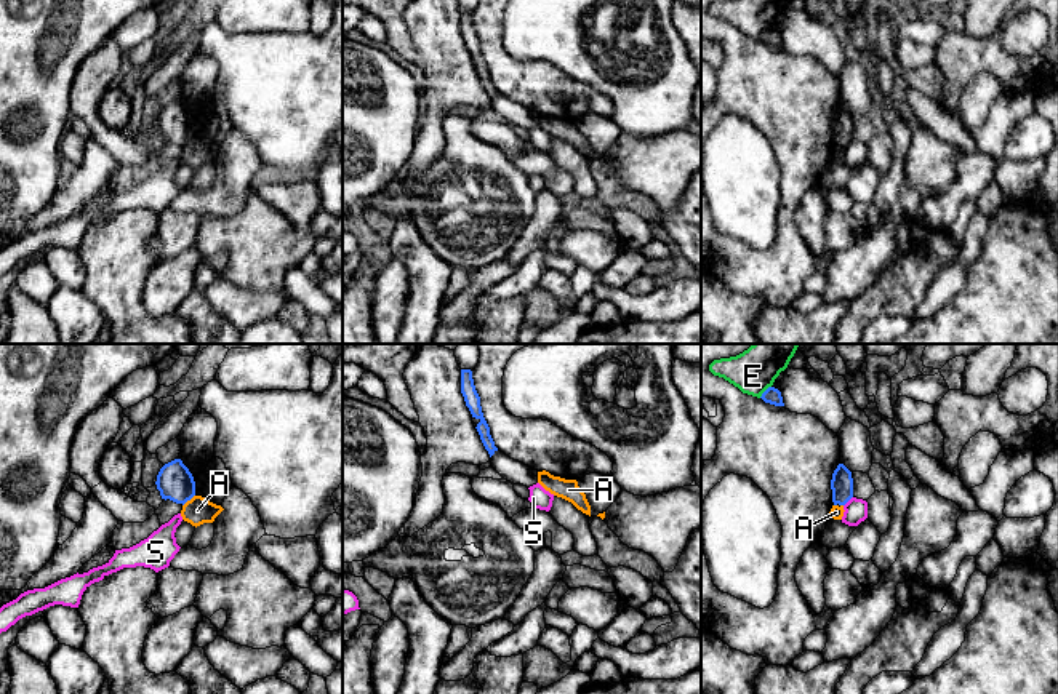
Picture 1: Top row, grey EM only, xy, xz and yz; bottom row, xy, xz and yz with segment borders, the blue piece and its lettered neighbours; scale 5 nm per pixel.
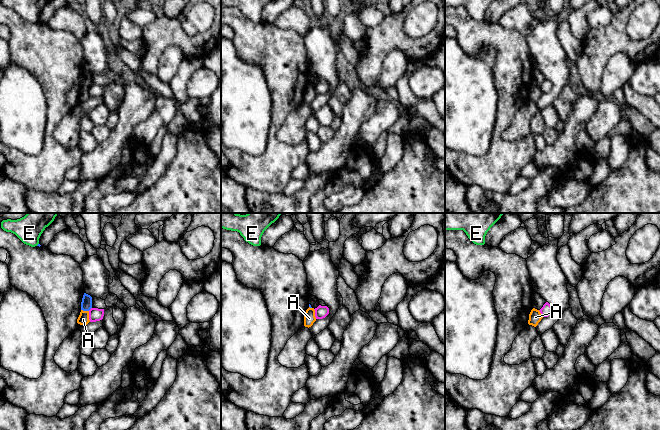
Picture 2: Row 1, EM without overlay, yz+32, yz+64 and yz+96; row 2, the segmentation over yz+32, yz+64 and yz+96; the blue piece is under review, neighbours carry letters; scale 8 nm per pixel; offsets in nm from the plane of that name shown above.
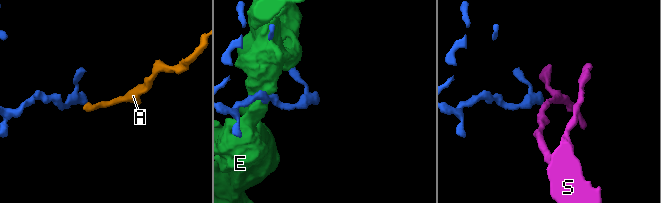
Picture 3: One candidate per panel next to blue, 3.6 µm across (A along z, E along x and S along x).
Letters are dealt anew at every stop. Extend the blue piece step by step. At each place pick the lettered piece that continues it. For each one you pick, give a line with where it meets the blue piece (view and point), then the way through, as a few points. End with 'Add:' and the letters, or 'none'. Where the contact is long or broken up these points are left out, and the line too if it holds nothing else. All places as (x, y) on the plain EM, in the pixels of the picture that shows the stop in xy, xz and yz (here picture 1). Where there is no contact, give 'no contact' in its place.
Add: none

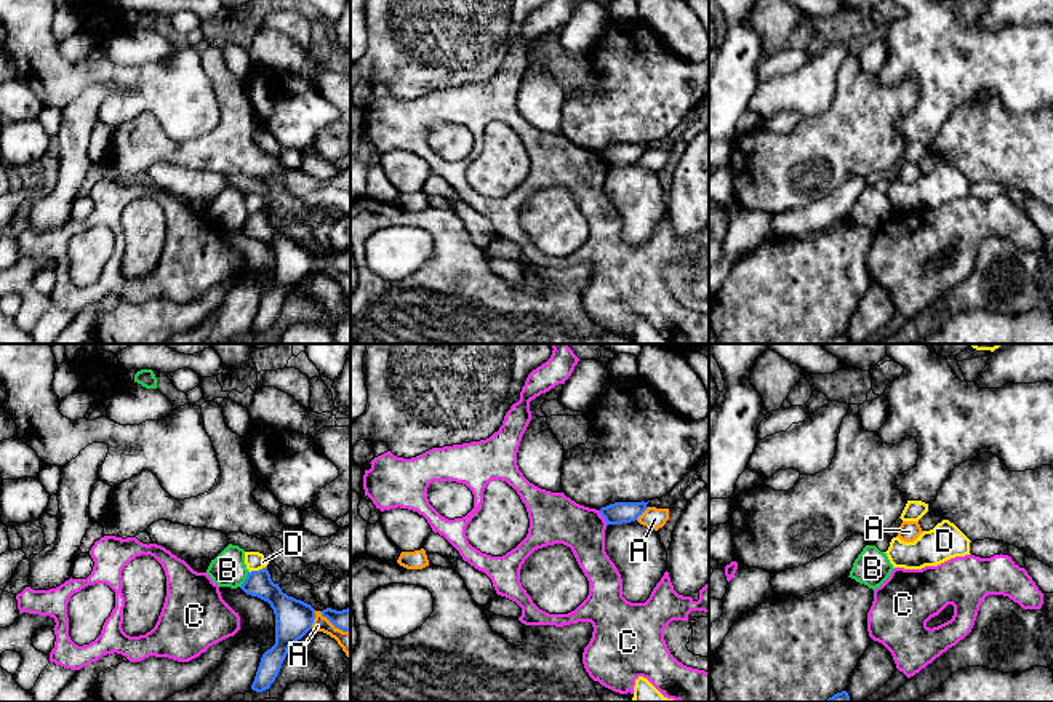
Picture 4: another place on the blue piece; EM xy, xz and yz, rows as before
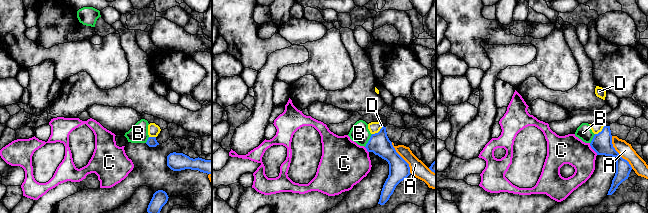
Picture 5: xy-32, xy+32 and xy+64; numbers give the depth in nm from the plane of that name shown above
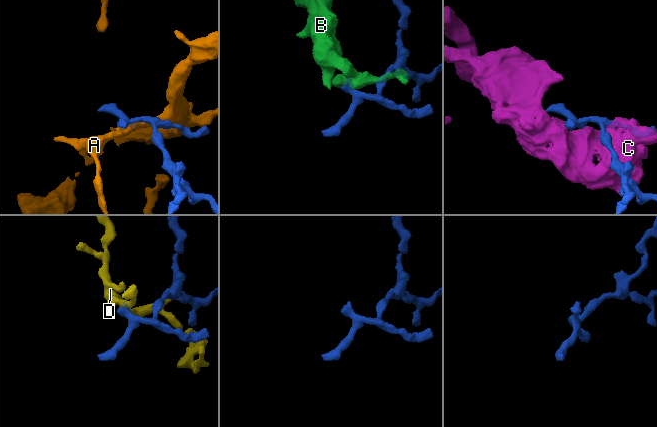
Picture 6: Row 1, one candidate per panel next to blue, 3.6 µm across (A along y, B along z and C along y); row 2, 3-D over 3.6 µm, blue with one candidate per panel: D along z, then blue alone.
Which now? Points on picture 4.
Add: none

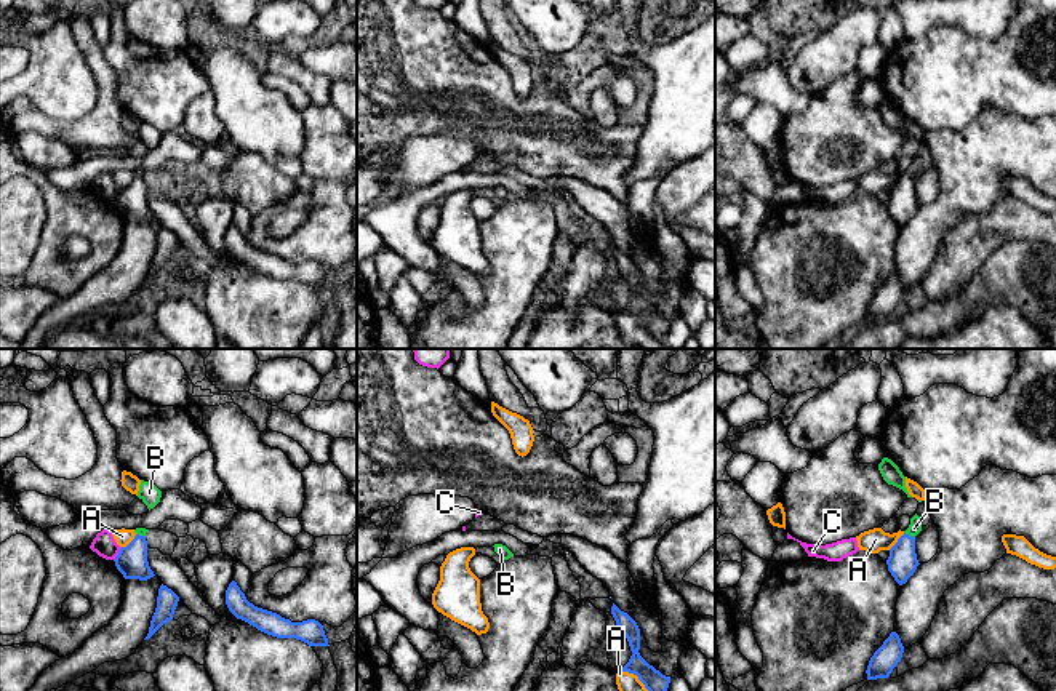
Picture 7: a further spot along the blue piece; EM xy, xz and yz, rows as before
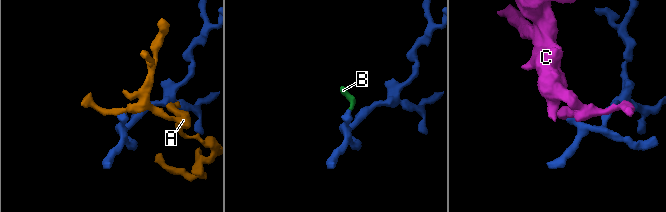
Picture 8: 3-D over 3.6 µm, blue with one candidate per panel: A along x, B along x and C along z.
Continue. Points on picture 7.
B: contact yz (908, 176); way yz (903, 203), (908, 176), (914, 170)
Add: B

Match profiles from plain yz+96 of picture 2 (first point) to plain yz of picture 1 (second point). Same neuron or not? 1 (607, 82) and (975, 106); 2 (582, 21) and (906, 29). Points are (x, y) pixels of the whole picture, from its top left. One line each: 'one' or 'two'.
1: one
2: two

